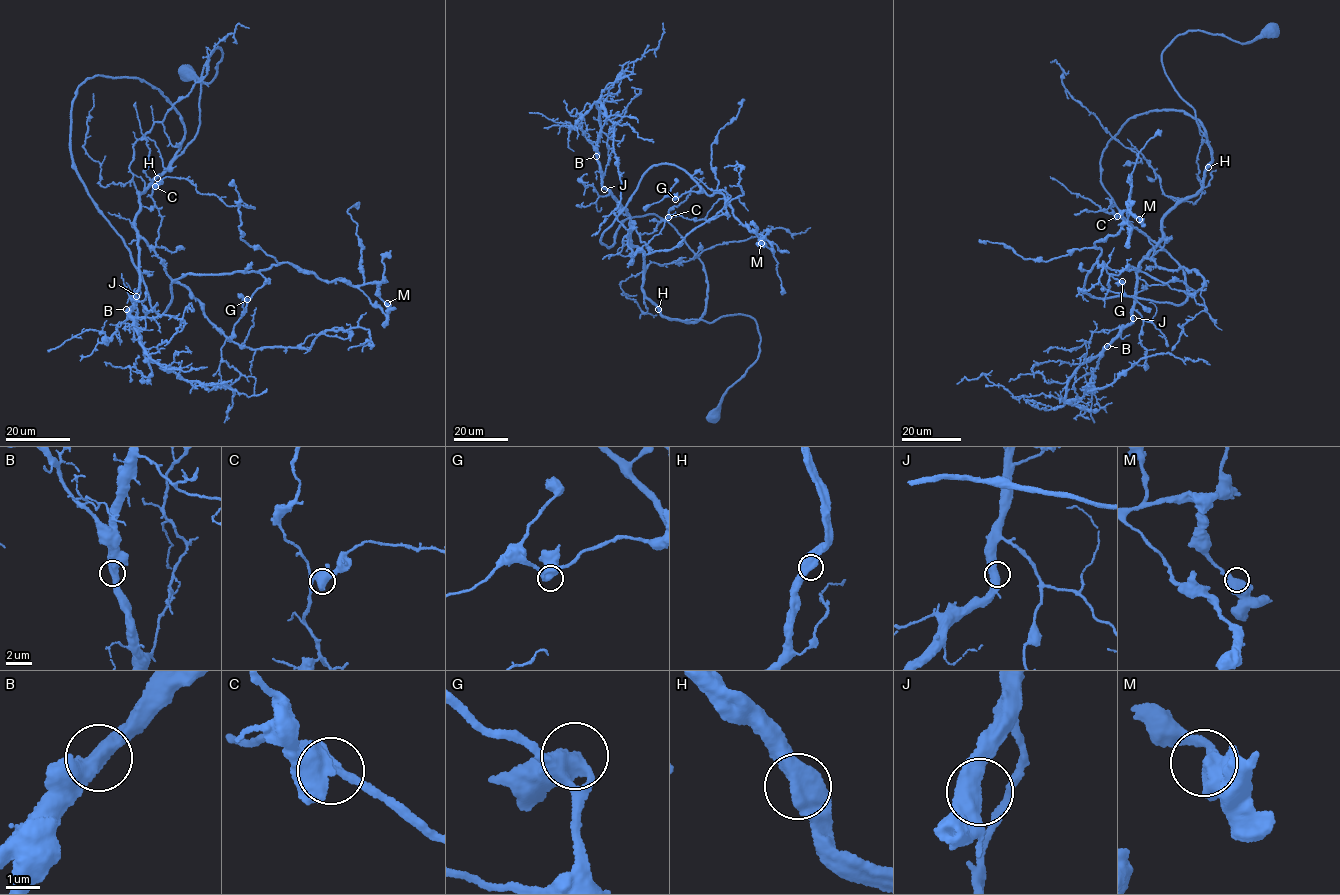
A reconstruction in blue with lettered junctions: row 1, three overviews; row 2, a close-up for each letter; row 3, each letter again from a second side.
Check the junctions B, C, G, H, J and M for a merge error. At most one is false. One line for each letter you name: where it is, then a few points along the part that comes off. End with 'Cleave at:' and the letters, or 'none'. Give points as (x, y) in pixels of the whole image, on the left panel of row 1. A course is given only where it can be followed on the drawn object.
Cleave at: none

